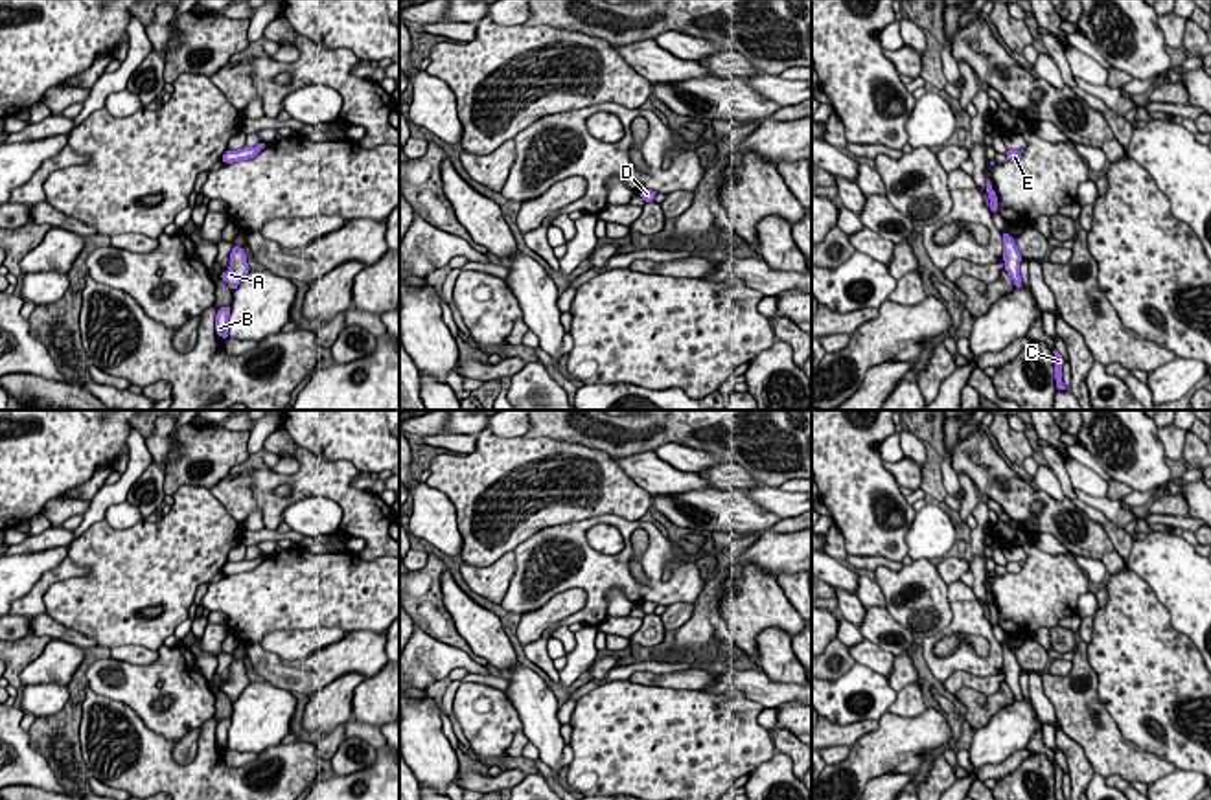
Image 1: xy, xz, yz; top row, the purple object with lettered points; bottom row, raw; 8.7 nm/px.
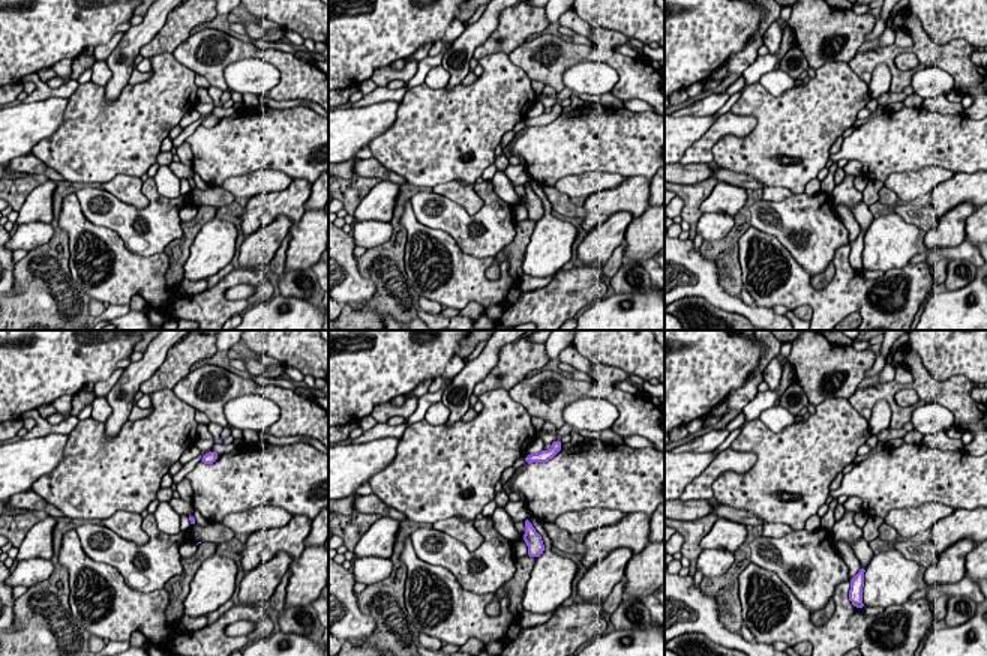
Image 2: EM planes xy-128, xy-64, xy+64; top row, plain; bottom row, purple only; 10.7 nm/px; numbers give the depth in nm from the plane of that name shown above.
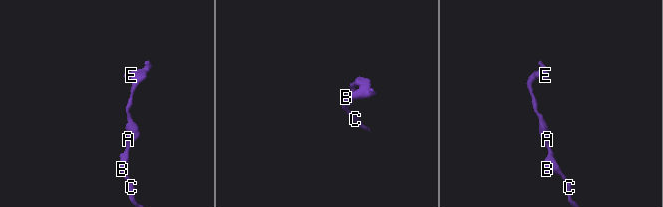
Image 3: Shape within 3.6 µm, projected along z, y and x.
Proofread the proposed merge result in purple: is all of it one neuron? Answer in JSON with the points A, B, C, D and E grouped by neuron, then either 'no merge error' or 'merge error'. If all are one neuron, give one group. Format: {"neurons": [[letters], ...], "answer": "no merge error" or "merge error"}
{"neurons": [["A", "B", "C", "D", "E"]], "answer": "no merge error"}

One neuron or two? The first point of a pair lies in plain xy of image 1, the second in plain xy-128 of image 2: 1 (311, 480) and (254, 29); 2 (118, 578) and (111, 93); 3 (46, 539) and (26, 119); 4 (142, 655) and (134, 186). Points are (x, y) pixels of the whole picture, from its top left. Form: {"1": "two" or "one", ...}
{"1": "two", "2": "two", "3": "two", "4": "one"}

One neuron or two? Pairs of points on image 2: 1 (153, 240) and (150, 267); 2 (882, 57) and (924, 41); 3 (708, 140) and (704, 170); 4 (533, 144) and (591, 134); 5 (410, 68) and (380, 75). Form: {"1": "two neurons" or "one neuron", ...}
{"1": "two neurons", "2": "one neuron", "3": "two neurons", "4": "one neuron", "5": "one neuron"}

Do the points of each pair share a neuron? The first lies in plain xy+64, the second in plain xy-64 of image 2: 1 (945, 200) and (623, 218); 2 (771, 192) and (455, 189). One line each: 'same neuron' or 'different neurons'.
1: different neurons
2: same neuron

